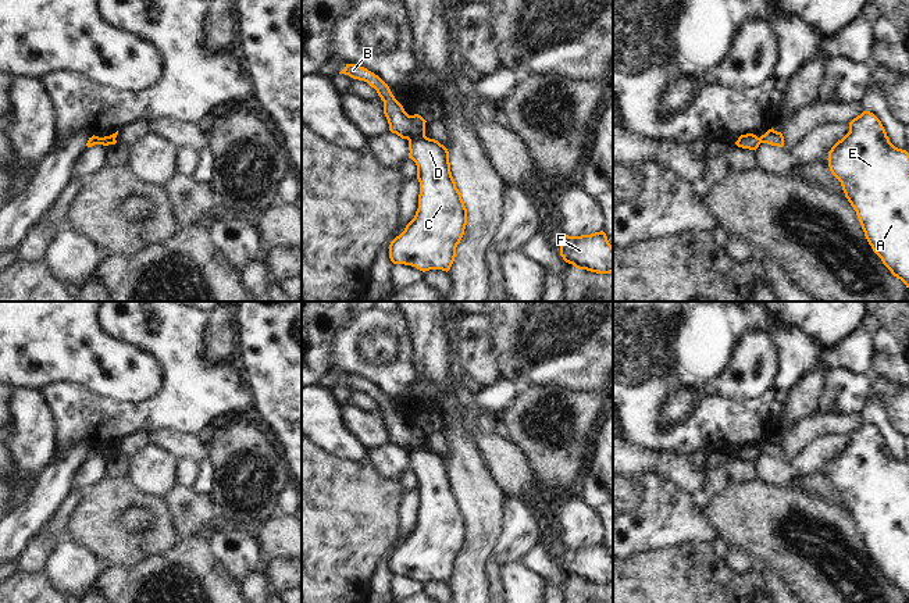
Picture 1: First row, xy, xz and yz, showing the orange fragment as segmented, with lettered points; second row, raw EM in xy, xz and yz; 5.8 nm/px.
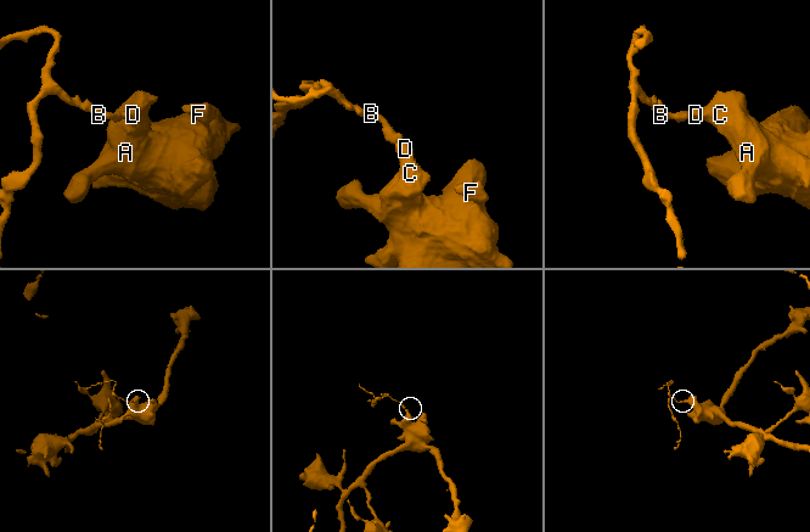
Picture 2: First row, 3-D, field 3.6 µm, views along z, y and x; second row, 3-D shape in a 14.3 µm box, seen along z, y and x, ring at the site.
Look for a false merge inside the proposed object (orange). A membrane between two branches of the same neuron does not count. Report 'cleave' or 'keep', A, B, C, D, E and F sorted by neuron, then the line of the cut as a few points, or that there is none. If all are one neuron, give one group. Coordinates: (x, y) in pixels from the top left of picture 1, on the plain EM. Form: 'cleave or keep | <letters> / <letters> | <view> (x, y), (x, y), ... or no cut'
cleave | A C D E F / B | xz (424, 445), (407, 450)

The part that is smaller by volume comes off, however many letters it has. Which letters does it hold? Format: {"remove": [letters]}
{"remove": ["B"]}

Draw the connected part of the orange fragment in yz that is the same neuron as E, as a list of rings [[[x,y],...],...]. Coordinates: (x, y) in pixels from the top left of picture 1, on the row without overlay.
[[[863,422],[827,471],[873,563],[909,599],[909,464],[890,453],[873,424]]]

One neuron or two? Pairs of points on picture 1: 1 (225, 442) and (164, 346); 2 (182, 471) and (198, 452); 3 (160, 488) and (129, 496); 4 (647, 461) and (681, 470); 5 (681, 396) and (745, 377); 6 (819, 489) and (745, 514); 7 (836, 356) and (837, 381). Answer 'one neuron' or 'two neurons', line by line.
1: two neurons
2: two neurons
3: two neurons
4: one neuron
5: one neuron
6: two neurons
7: two neurons

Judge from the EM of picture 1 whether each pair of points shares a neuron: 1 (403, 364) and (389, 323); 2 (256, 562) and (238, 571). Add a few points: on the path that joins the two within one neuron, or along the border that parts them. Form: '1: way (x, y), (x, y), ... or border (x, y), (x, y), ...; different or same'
1: way (405, 353), (405, 336), (400, 332); same
2: way (252, 562), (242, 567); same

